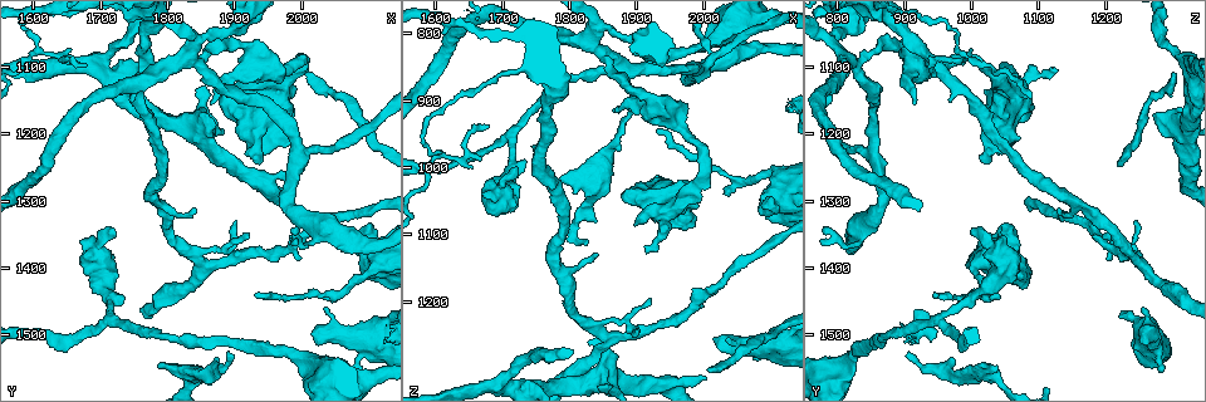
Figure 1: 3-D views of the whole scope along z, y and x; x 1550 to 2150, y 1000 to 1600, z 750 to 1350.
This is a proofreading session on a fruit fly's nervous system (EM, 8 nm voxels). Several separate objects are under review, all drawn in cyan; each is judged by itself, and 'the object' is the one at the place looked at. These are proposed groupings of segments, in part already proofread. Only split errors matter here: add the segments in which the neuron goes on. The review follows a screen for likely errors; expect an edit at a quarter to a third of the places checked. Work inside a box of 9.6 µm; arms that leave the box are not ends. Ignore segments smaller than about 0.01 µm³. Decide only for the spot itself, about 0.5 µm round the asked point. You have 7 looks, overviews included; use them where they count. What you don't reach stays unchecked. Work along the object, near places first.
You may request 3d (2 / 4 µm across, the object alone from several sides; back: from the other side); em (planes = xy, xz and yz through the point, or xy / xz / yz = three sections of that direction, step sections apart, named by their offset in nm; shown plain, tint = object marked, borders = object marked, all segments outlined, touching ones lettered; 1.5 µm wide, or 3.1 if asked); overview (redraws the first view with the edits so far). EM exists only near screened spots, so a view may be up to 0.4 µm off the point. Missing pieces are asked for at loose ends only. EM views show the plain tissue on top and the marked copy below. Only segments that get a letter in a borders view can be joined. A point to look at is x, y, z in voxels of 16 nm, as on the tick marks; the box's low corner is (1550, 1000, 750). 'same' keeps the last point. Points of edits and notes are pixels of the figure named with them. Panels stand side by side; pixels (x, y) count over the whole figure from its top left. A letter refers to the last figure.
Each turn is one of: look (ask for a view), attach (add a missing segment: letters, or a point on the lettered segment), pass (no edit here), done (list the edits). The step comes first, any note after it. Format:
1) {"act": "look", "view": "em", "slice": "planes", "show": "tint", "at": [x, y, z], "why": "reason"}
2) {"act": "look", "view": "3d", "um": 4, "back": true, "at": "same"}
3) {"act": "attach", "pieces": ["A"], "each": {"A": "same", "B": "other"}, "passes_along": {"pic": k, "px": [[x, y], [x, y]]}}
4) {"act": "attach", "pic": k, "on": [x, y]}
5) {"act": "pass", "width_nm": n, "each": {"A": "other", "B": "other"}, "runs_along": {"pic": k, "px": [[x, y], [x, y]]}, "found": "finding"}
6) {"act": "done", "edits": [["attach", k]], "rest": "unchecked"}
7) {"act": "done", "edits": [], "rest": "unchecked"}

{"act": "look", "view": "em", "slice": "yz", "step": 8, "show": "borders", "at": [1890, 1530, 905], "why": "an open end"}

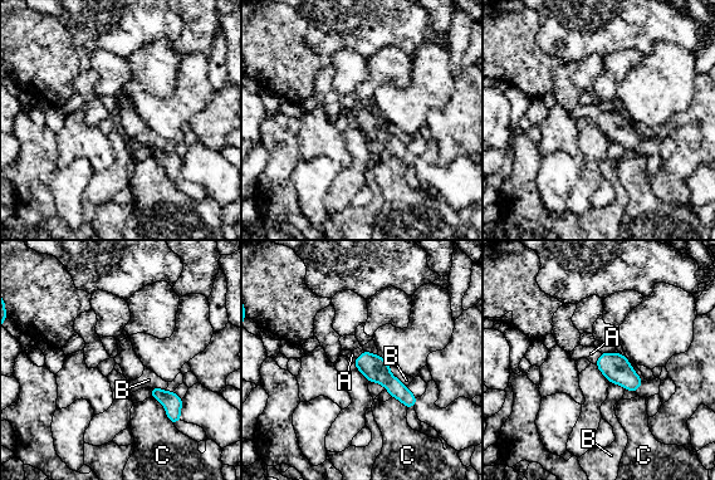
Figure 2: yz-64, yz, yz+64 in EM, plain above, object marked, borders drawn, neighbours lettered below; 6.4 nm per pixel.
{"act": "look", "view": "em", "slice": "planes", "show": "borders", "at": "same", "why": "another direction"}

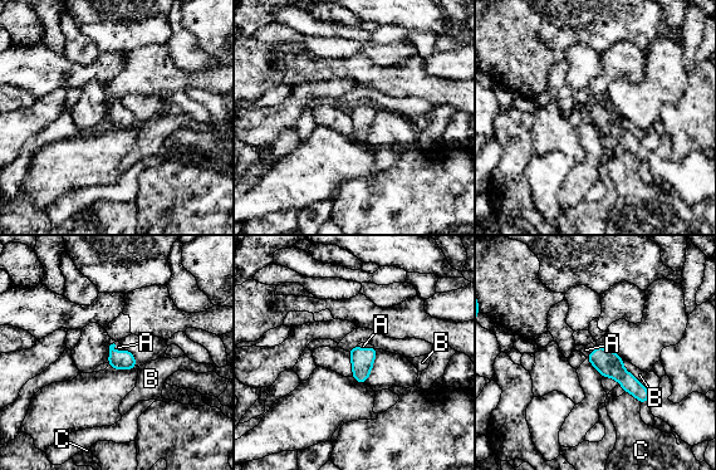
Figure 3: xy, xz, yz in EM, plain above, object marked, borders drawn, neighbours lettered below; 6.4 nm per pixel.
{"act": "attach", "pieces": ["A"], "width_nm": 120, "each": {"A": "same", "B": "other", "C": "other"}, "passes_along": {"pic": 3, "px": [[608, 363], [593, 351], [585, 349]]}, "found": "the neuron continues"}

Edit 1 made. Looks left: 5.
{"act": "look", "view": "3d", "um": 4, "at": [1685, 1350, 1045], "why": "an open end"}

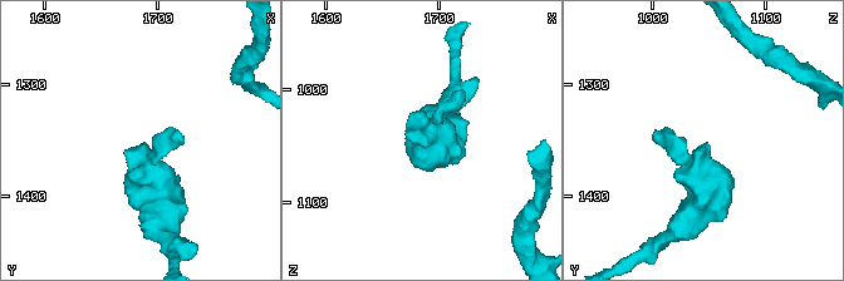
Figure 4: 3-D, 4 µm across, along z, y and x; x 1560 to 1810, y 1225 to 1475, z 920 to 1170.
{"act": "look", "view": "em", "slice": "planes", "show": "borders", "at": [1688, 1354, 1048]}

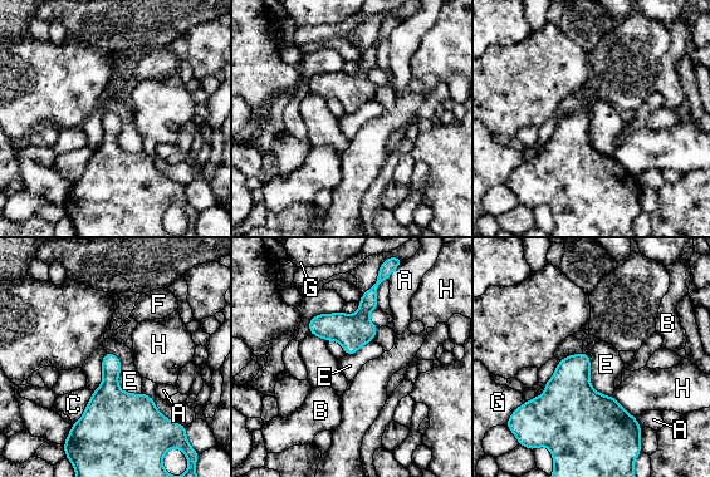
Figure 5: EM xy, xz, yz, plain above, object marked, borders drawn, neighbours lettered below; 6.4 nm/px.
{"act": "pass", "each": {"A": "other", "B": "other", "C": "other", "E": "other", "F": "other", "G": "other", "H": "other"}, "border": {"pic": 5, "px": [[106, 352], [140, 394]]}, "found": "no lettered segment goes on from it"}

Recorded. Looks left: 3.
{"act": "look", "view": "3d", "um": 4, "at": [2035, 1460, 1255], "why": "an open end"}

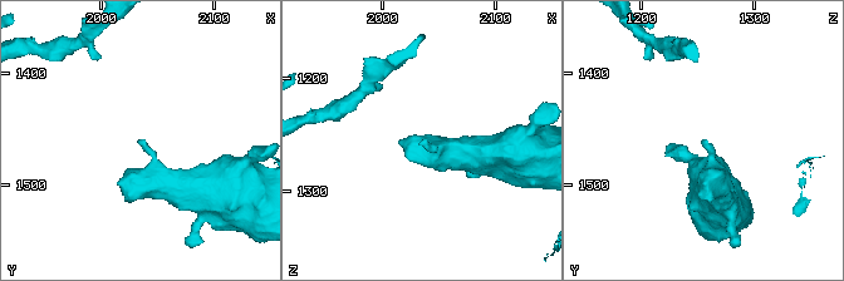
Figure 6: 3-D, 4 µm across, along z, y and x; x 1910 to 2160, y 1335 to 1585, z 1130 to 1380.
{"act": "look", "view": "em", "slice": "planes", "show": "borders", "at": [2036, 1462, 1254]}

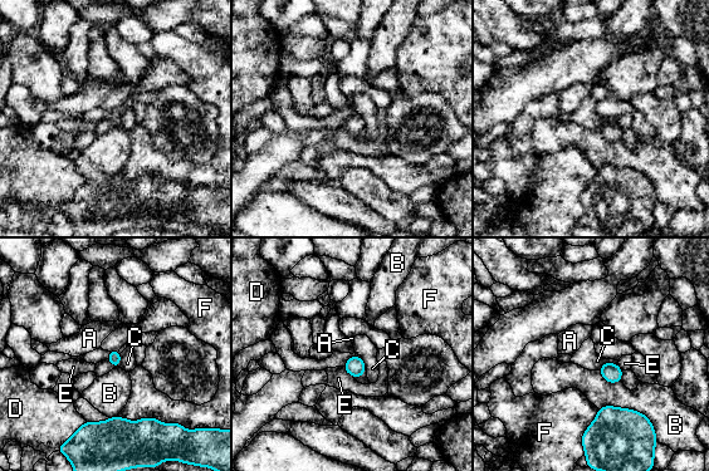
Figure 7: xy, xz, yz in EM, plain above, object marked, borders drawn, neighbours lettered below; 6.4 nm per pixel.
{"act": "pass", "each": {"A": "other", "B": "other", "C": "other", "D": "other", "E": "other", "F": "other"}, "border": {"pic": 7, "px": [[617, 363], [604, 363], [599, 369]]}, "found": "no lettered segment goes on from it"}

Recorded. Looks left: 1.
{"act": "done", "edits": [["attach", 3]], "rest": "unchecked"}

